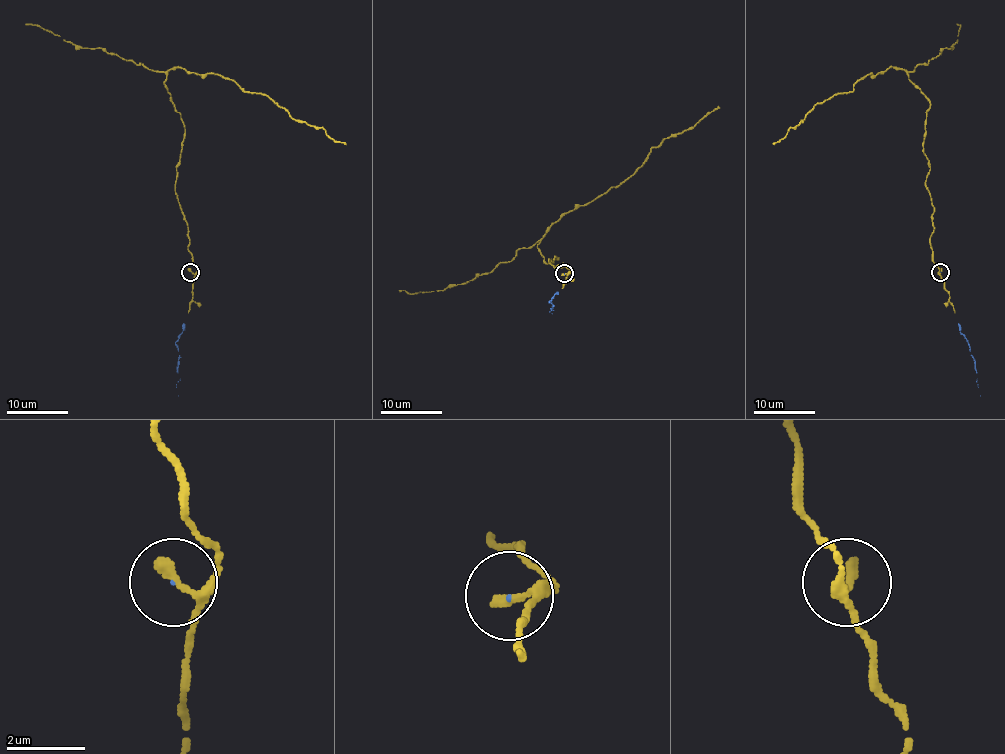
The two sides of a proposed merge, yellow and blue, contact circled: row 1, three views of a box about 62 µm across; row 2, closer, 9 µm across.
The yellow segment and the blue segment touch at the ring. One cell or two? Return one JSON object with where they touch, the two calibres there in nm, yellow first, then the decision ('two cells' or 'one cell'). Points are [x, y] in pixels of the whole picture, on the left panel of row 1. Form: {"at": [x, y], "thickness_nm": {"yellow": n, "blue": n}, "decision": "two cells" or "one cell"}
{"at": [190, 272], "thickness_nm": {"yellow": 220, "blue": 30}, "decision": "one cell"}

